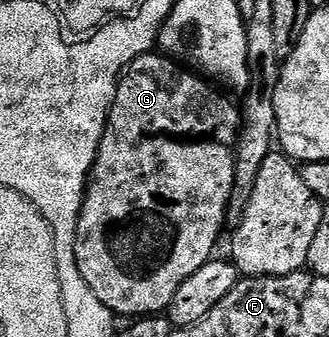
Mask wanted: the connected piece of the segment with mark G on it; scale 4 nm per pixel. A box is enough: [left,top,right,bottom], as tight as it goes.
[75,52,241,316]

